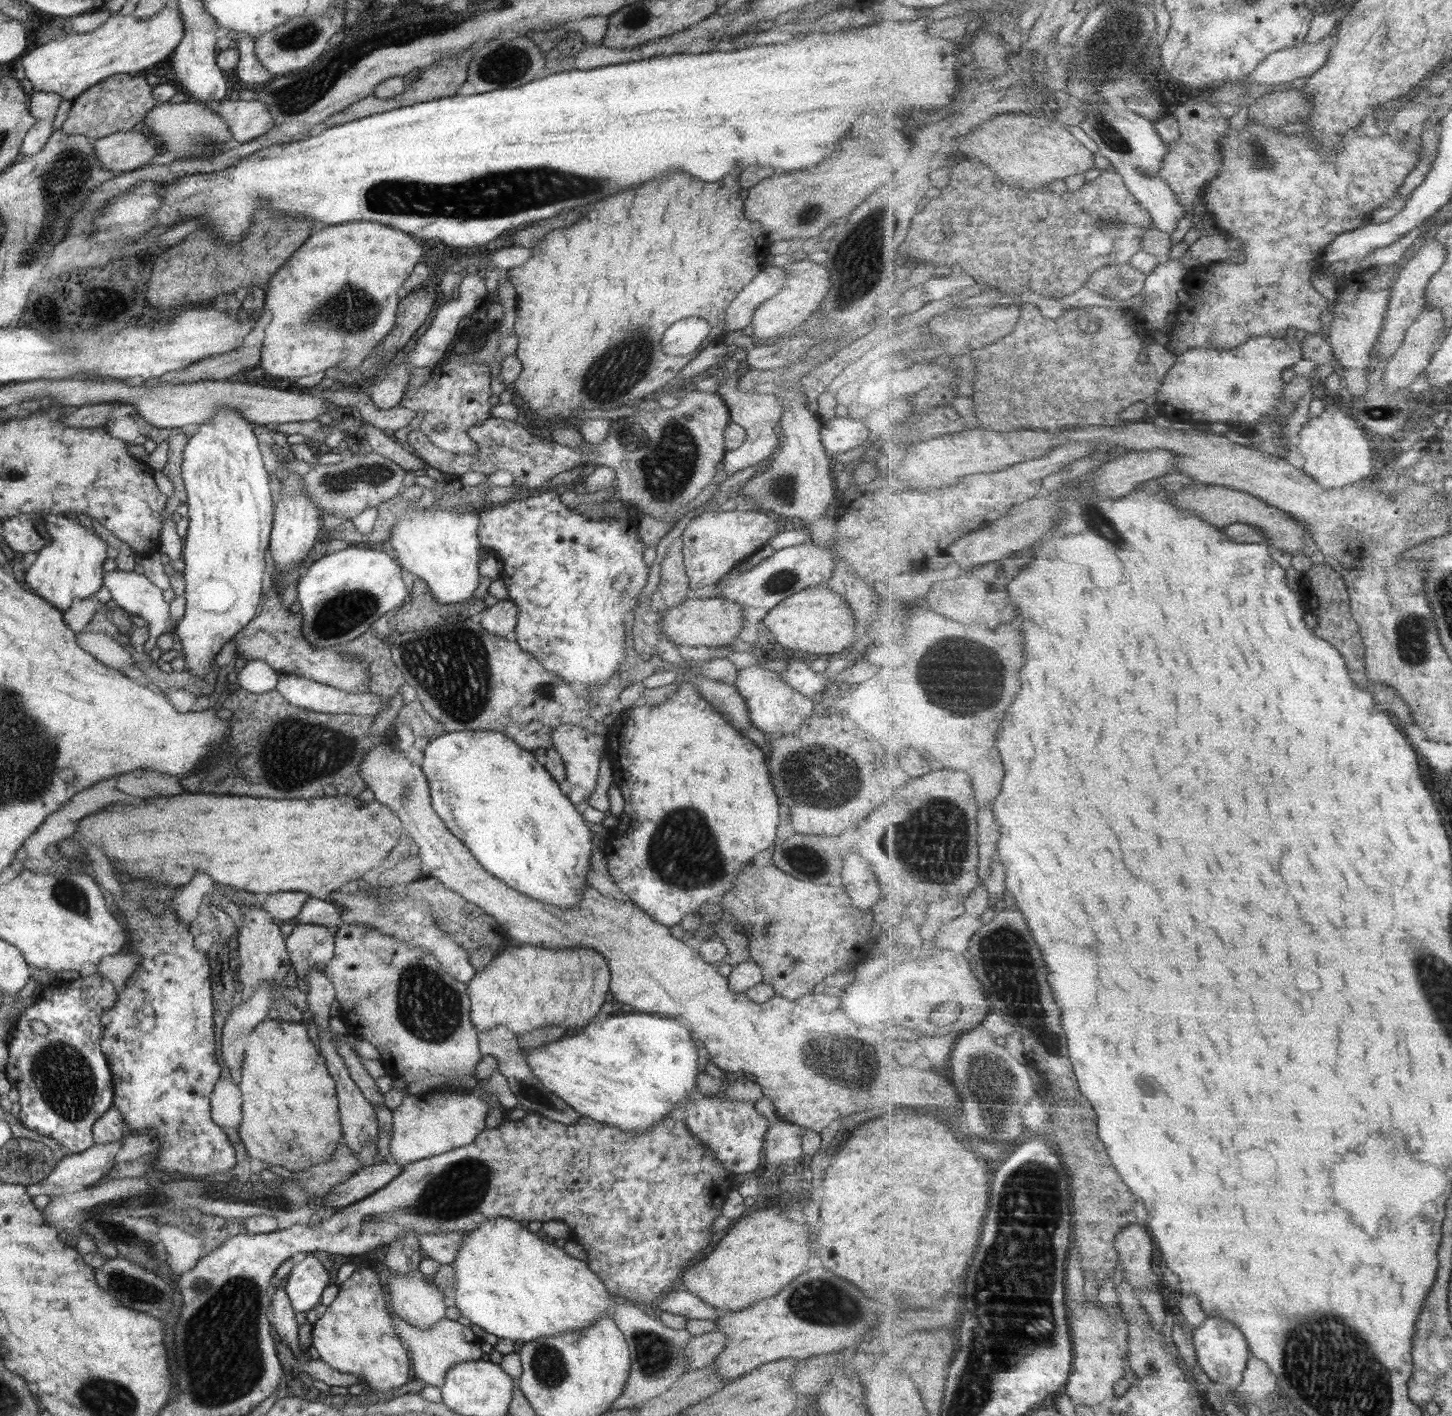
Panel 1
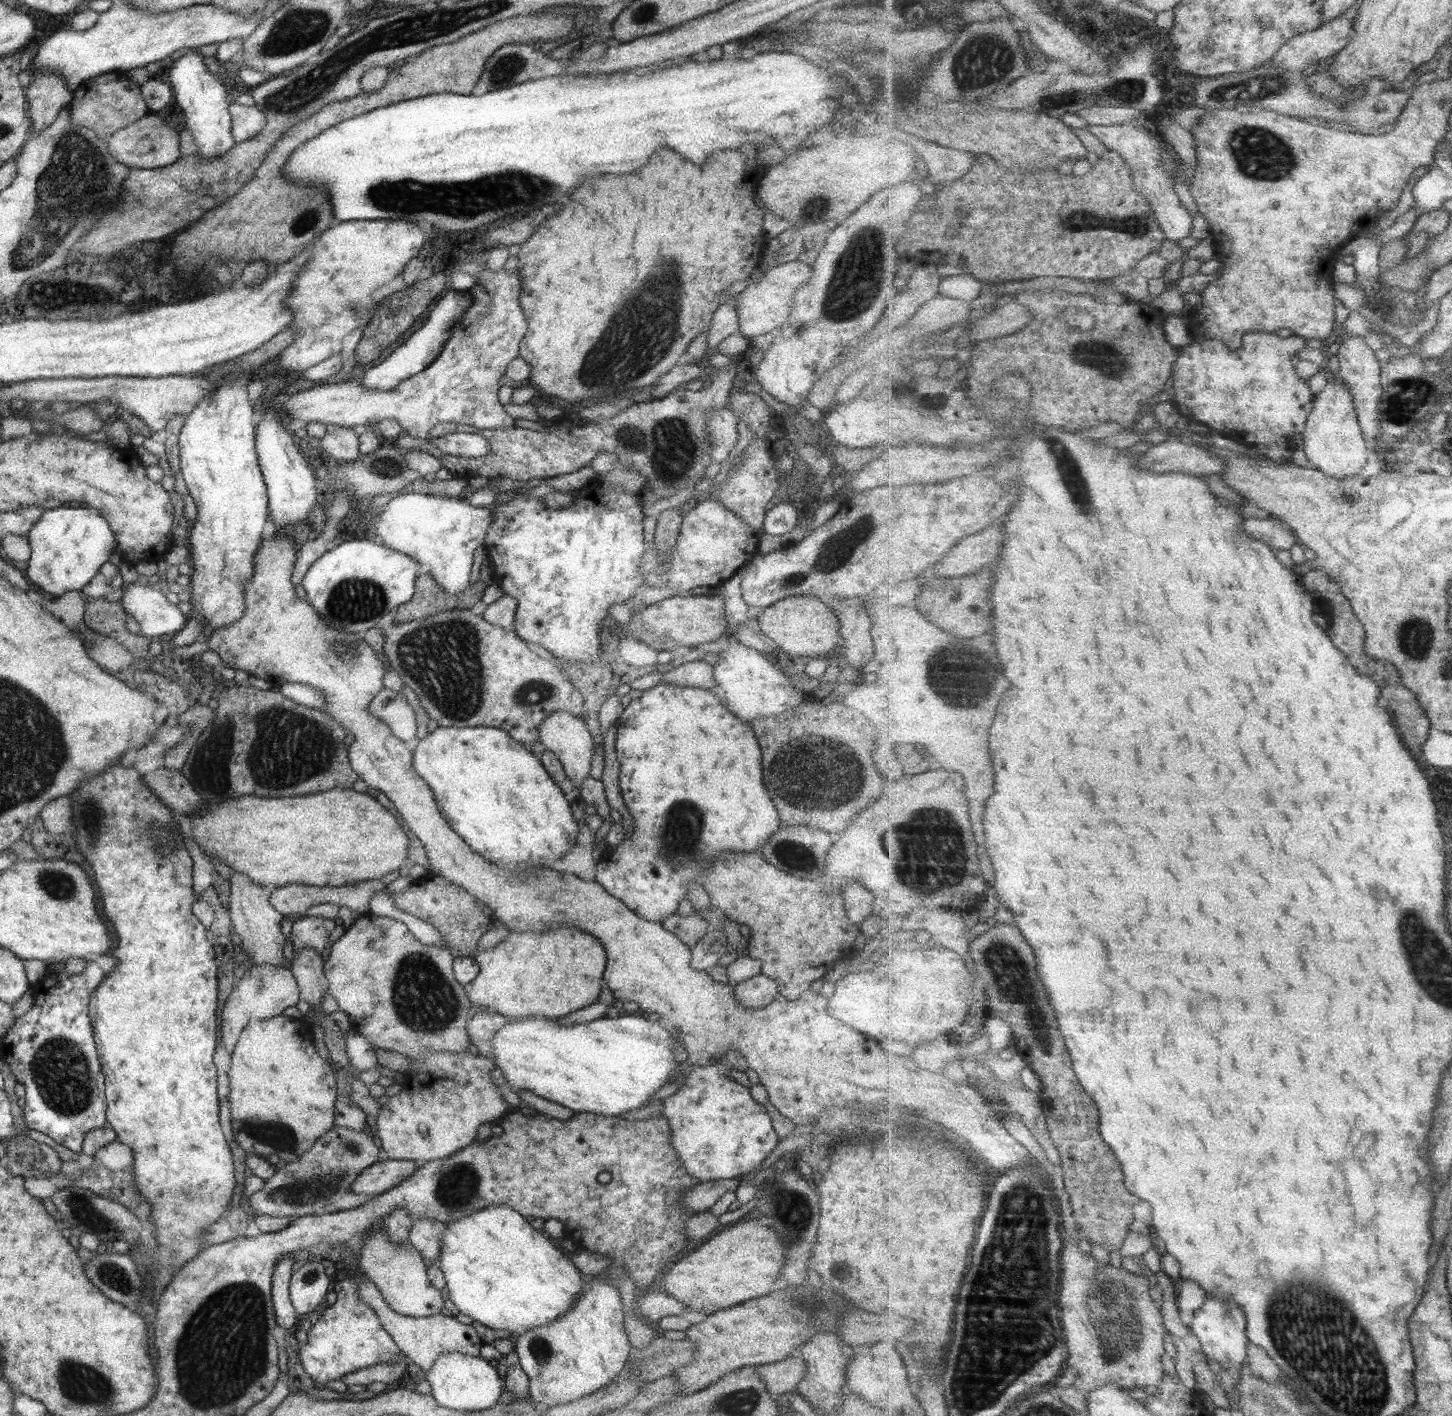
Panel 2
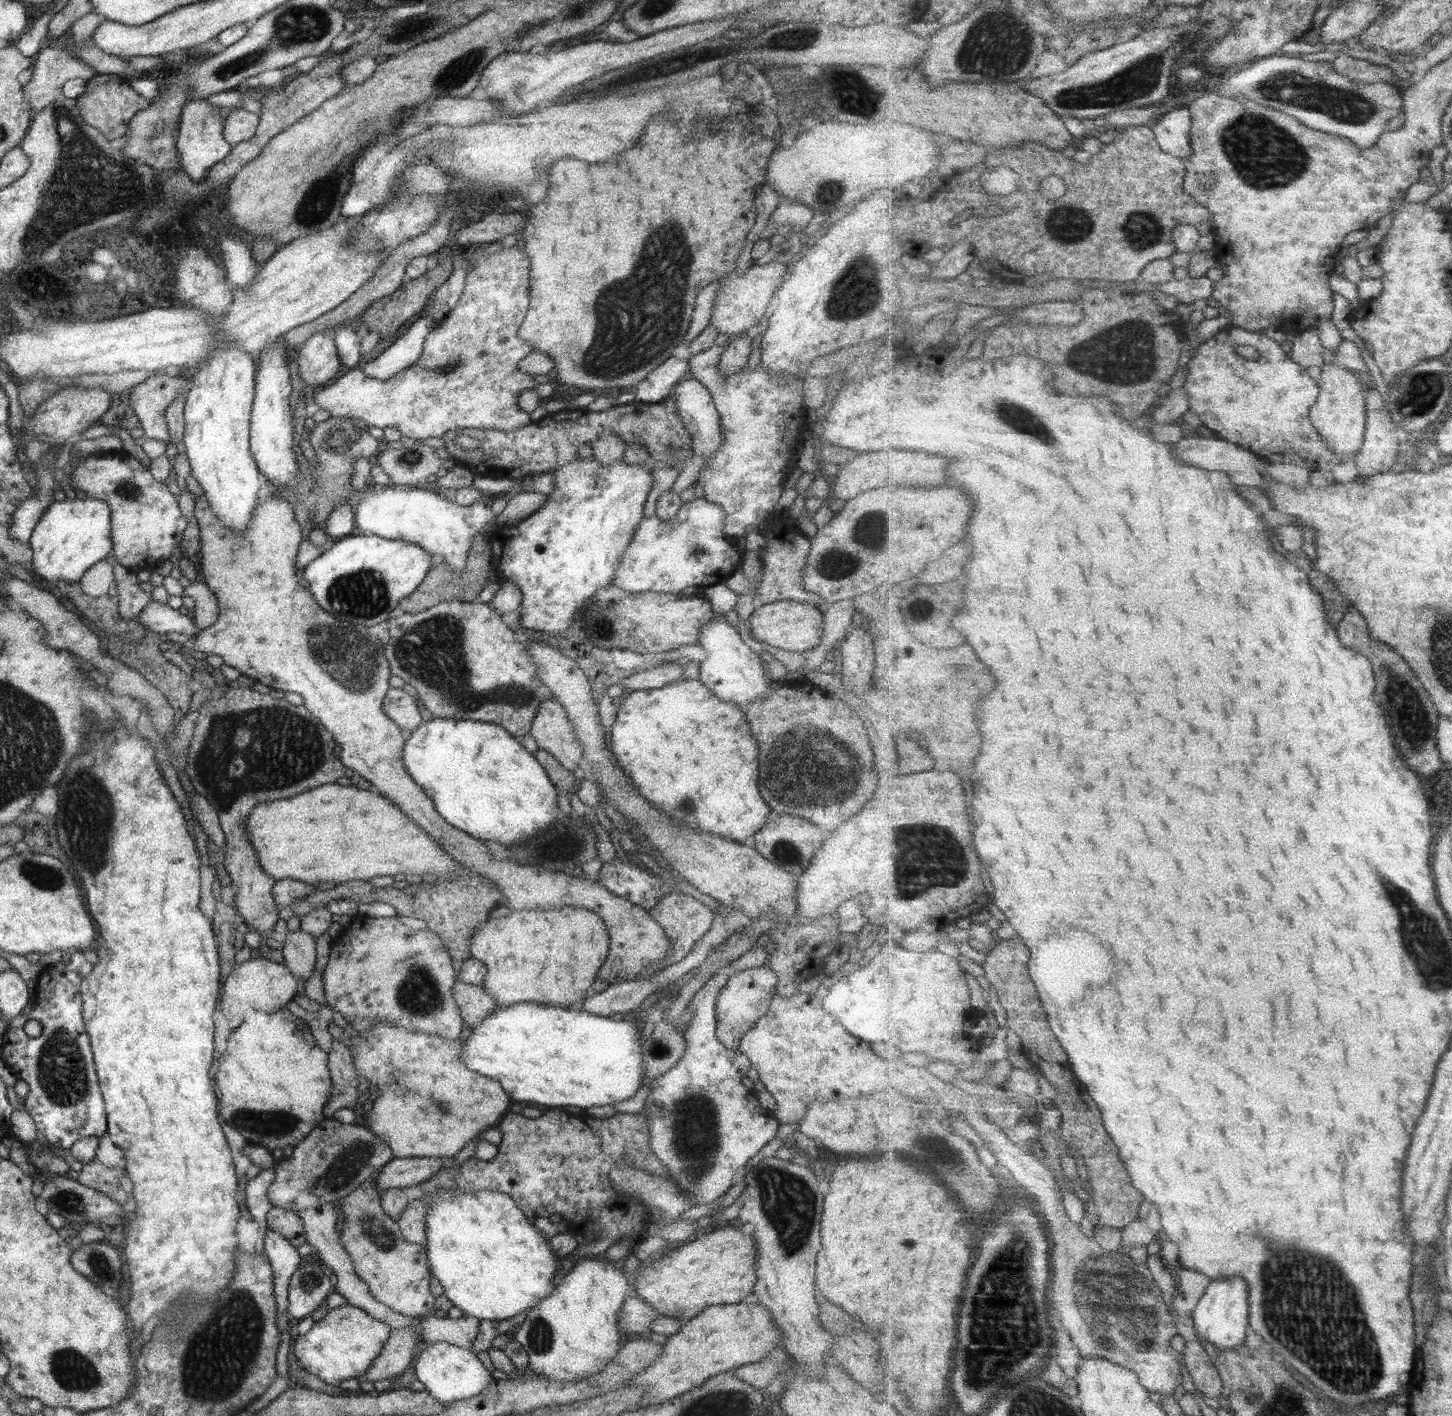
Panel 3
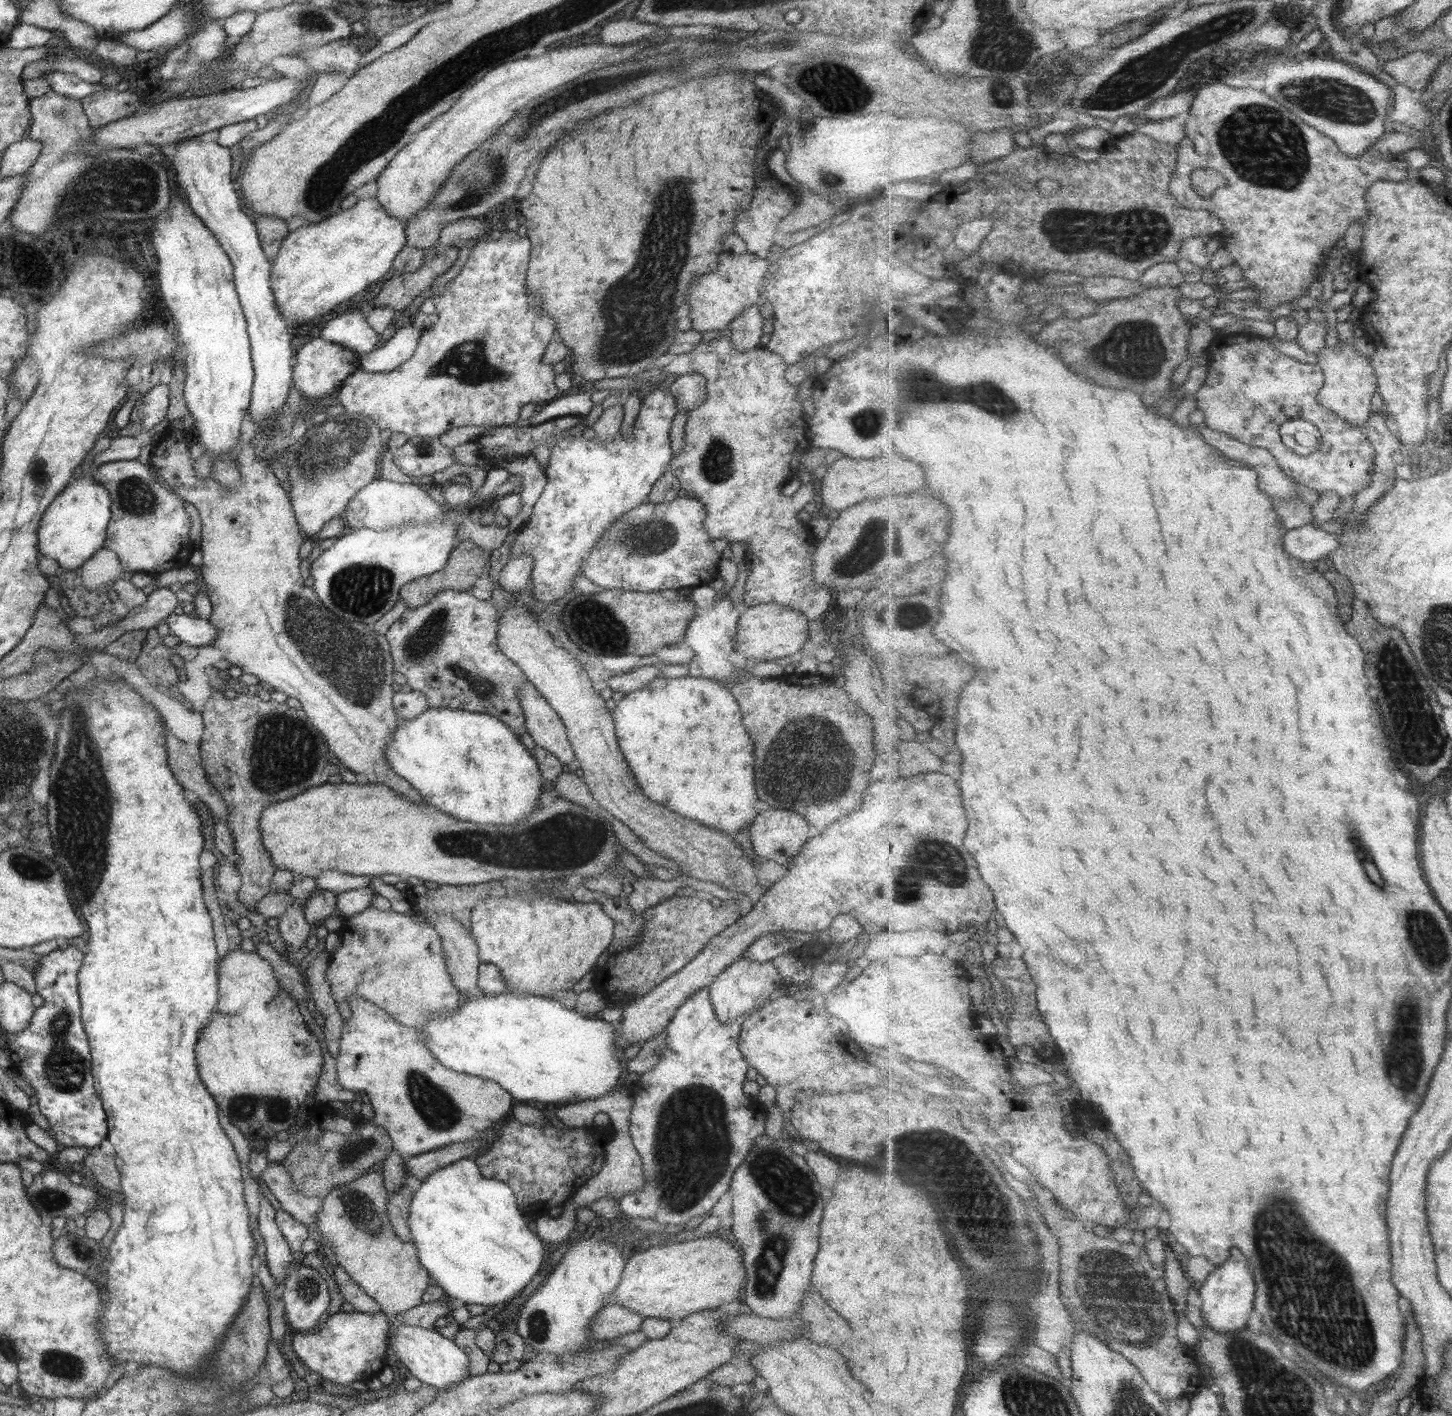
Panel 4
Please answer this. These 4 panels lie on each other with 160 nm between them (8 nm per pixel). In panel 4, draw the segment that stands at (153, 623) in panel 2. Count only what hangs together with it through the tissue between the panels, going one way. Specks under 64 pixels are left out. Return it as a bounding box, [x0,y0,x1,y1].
[163,614,216,646]

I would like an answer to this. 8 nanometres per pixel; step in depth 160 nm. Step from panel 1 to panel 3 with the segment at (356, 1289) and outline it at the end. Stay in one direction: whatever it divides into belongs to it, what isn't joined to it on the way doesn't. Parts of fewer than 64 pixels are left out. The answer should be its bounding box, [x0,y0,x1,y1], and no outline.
[293,1304,389,1386]

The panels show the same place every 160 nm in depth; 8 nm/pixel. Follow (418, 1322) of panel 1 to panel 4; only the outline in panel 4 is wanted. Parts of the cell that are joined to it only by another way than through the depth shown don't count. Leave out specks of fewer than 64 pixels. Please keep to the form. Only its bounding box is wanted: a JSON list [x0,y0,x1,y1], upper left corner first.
[314,1168,432,1318]

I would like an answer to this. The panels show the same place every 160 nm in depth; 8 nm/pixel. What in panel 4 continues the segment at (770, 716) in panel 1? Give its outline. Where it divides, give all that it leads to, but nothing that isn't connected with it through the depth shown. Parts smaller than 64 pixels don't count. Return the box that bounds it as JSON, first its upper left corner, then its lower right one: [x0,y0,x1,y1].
[682,591,745,687]

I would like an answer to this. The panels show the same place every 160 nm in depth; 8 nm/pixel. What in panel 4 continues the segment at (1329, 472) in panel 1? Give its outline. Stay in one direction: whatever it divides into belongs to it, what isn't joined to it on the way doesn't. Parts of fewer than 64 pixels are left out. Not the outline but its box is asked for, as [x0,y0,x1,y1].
[1317,340,1378,427]

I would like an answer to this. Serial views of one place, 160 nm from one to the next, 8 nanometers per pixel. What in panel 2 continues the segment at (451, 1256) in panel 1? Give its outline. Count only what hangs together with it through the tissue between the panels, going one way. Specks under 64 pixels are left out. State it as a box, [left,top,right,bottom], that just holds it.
[408,1218,445,1263]

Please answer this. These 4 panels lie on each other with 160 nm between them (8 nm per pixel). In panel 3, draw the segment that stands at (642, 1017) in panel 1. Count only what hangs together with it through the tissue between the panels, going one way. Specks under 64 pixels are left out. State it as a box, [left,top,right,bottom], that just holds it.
[460,1002,644,1110]

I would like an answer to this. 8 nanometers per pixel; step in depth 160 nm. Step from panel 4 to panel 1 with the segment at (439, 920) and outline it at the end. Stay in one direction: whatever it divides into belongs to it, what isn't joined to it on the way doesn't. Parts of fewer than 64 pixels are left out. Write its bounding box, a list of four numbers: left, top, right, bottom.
[476,1026,580,1124]

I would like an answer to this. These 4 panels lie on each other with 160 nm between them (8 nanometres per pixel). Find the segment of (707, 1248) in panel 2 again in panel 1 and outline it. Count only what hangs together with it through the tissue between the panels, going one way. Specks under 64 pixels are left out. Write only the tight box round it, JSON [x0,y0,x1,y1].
[683,1207,811,1312]

